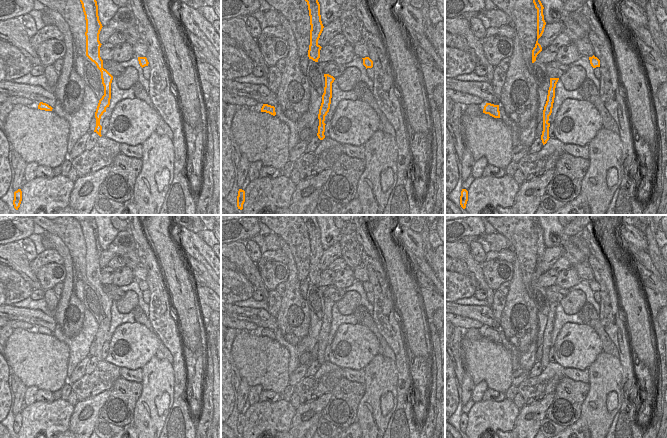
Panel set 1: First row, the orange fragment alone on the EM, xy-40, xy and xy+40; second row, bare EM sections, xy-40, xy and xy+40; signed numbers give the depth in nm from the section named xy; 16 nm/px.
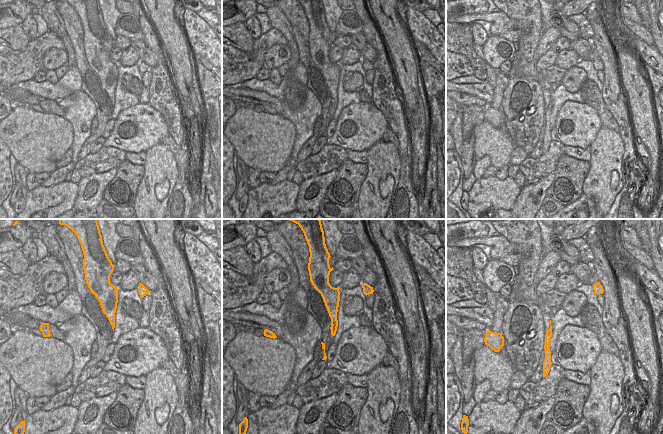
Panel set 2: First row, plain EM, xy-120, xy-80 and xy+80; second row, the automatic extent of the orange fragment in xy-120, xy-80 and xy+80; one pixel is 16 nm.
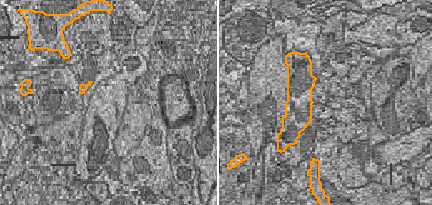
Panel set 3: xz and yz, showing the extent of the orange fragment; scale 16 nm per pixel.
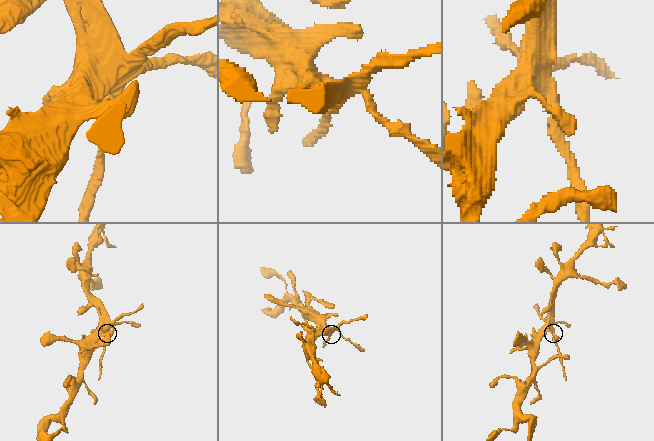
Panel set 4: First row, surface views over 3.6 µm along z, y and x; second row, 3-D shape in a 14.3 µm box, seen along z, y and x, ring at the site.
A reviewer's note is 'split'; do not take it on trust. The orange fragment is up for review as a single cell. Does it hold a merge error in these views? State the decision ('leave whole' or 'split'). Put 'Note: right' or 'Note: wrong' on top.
Note: right
split

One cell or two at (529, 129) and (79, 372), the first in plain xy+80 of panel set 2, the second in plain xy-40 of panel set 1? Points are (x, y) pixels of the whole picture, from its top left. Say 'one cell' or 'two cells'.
two cells

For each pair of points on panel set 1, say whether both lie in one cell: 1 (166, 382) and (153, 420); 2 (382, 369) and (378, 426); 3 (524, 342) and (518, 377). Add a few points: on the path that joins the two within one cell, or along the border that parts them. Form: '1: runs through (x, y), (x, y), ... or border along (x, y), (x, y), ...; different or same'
1: runs through (159, 391), (159, 396), (153, 405), (153, 411); same
2: runs through (381, 383), (378, 412); same
3: border along (520, 367), (528, 372); different

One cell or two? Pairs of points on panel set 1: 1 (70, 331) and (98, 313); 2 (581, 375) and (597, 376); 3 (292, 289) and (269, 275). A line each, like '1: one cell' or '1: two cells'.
1: two cells
2: two cells
3: two cells

